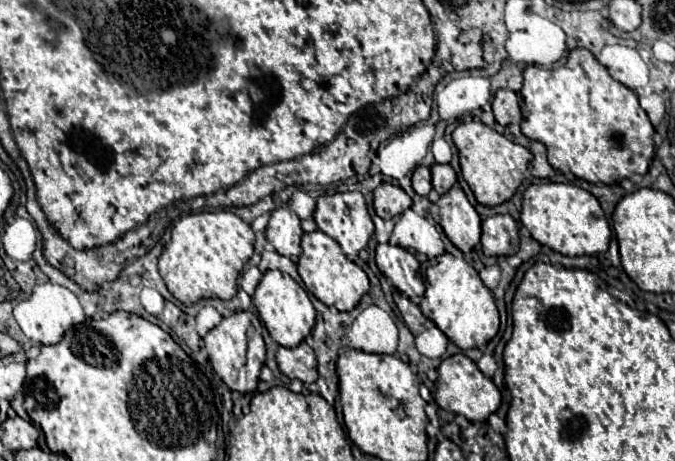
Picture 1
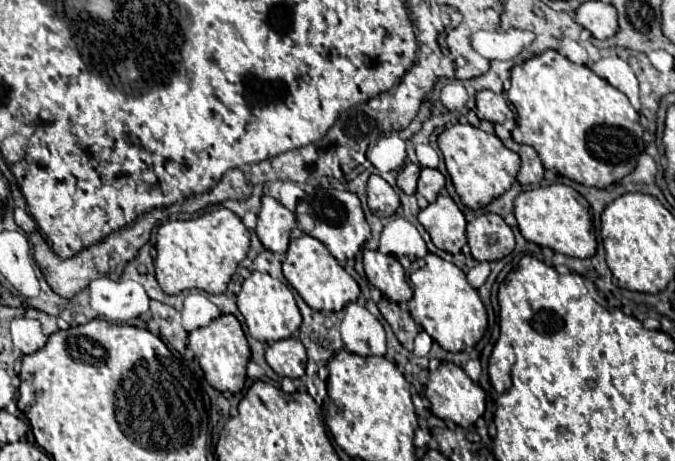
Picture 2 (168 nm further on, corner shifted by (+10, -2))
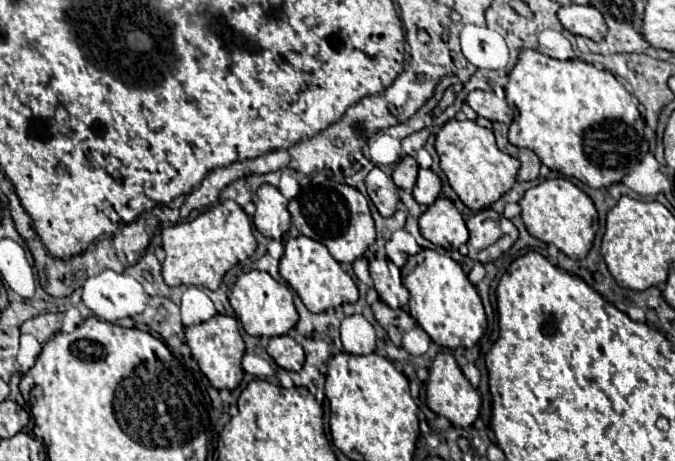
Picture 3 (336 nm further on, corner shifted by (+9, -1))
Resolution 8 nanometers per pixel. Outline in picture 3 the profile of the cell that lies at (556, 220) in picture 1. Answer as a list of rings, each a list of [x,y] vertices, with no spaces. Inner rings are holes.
[[[565,178],[545,180],[535,188],[527,190],[525,196],[519,200],[519,206],[521,218],[531,236],[547,244],[555,244],[563,254],[567,254],[573,260],[583,260],[587,256],[595,238],[593,220],[597,216],[597,210],[591,198],[583,190],[579,190],[573,182]]]

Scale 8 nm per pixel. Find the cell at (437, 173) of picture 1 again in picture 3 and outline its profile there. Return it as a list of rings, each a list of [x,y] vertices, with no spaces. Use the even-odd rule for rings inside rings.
[[[419,170],[417,176],[417,184],[413,188],[413,198],[423,204],[423,206],[431,206],[437,198],[441,196],[441,180],[433,170]]]

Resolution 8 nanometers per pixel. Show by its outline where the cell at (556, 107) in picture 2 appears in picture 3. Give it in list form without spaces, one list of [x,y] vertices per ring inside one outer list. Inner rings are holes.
[[[521,50],[517,64],[509,74],[505,94],[507,102],[517,110],[515,120],[509,126],[509,142],[513,146],[533,150],[541,164],[549,166],[551,170],[565,176],[575,176],[591,188],[605,188],[621,182],[621,178],[639,162],[639,146],[643,142],[645,128],[639,102],[609,70],[585,64],[579,58],[561,62],[537,50]]]

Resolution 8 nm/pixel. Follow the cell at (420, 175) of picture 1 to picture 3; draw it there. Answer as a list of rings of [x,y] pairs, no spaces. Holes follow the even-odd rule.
[[[403,156],[401,162],[395,166],[391,178],[399,188],[403,188],[405,192],[411,192],[415,180],[417,180],[417,170],[419,170],[419,166],[417,166],[415,158],[413,156]]]

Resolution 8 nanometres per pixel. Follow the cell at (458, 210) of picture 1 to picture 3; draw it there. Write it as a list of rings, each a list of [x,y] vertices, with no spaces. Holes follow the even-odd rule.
[[[439,196],[419,218],[421,234],[445,250],[457,250],[467,242],[467,226],[455,204]]]

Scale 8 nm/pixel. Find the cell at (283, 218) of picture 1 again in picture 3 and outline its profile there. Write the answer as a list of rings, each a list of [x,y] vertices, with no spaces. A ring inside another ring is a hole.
[[[263,184],[257,190],[257,212],[253,216],[255,228],[271,240],[283,240],[283,236],[289,232],[291,216],[287,210],[287,198],[269,184]]]

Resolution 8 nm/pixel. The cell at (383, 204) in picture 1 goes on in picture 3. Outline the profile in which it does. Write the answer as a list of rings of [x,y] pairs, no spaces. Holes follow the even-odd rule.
[[[377,166],[369,172],[369,176],[365,178],[367,184],[367,192],[369,198],[373,202],[373,206],[379,210],[381,216],[393,216],[393,212],[397,210],[399,204],[399,194],[397,194],[397,186],[393,184],[393,180],[389,176],[385,176]]]

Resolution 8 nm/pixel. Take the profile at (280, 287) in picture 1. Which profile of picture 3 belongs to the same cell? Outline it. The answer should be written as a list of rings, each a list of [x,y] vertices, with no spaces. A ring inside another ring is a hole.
[[[251,270],[237,278],[235,286],[229,292],[229,302],[249,336],[283,336],[297,324],[297,310],[291,290],[285,284],[273,280],[271,274],[261,270]]]

